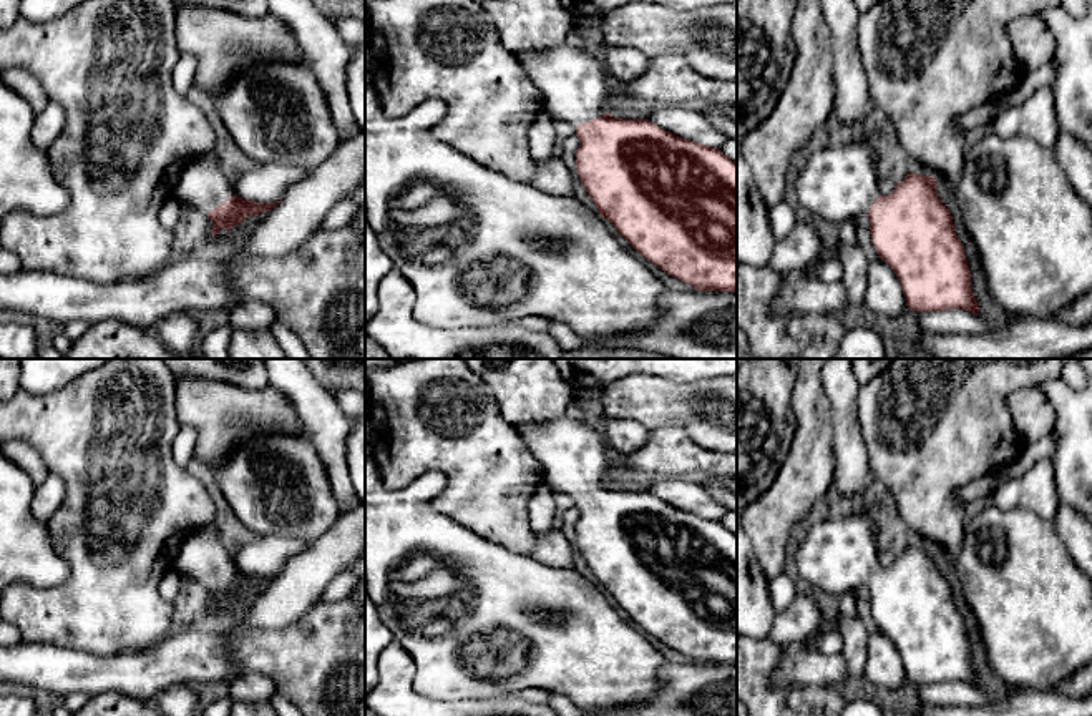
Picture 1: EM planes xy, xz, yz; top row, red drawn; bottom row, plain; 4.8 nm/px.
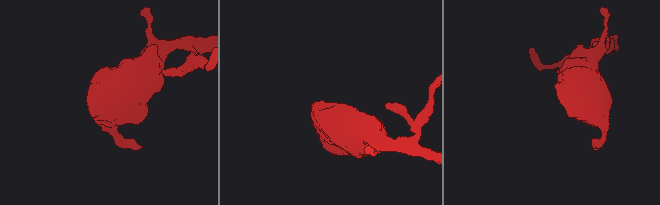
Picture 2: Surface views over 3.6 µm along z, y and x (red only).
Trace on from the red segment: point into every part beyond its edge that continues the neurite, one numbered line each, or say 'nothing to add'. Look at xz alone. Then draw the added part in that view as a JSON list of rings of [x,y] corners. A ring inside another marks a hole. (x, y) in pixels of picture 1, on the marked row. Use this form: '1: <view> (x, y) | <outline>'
1: xz (573, 82) | [[[566,42],[518,58],[544,95],[553,121],[578,126],[607,113],[606,103],[614,96],[601,58]]]

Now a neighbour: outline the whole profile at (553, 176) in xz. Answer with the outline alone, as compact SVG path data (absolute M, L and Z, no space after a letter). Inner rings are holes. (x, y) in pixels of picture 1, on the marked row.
M556 153L551 159L534 163L533 186L556 196L573 196L574 183L569 169Z

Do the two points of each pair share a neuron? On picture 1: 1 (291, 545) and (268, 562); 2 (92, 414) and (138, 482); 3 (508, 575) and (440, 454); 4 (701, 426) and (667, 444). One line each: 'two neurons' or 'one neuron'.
1: one neuron
2: one neuron
3: two neurons
4: two neurons

